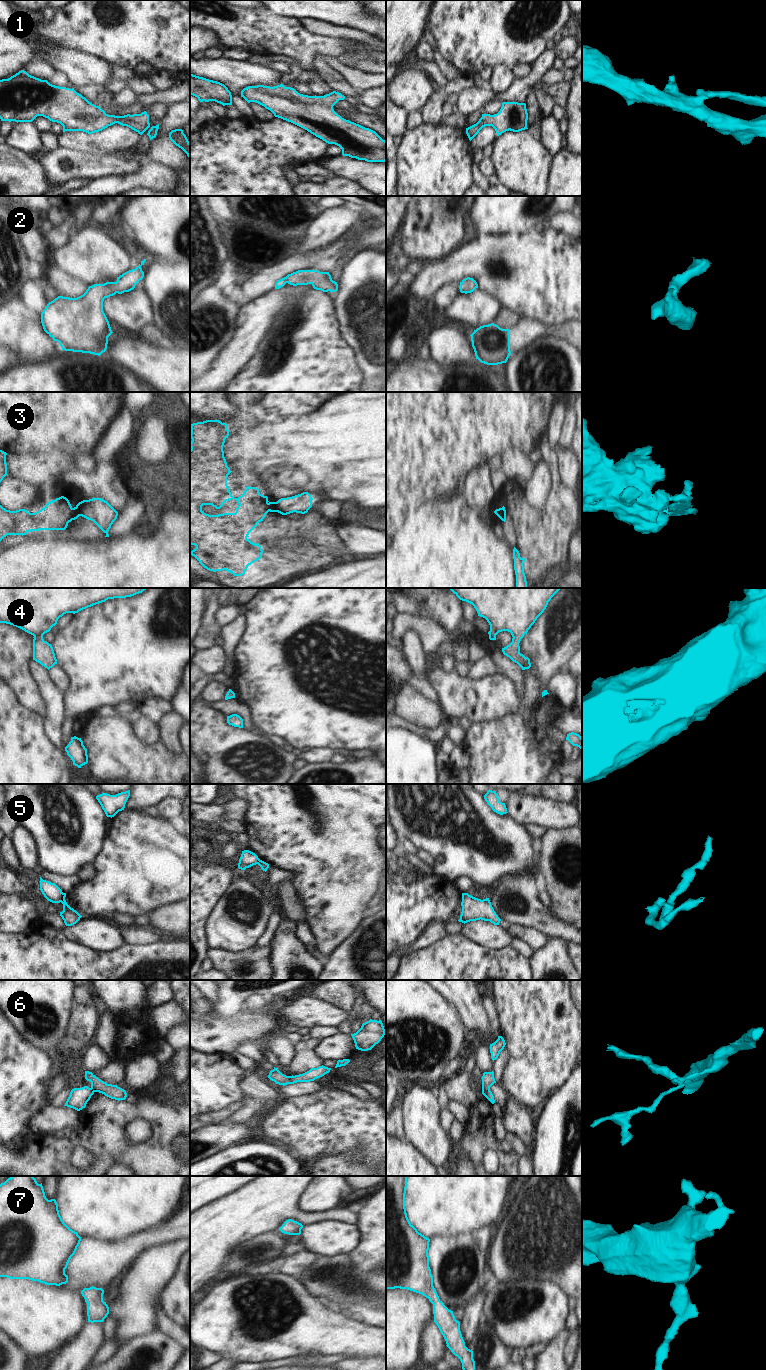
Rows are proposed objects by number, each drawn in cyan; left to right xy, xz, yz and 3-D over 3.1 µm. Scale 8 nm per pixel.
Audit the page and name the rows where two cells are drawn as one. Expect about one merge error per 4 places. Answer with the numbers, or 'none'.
3, 5, 6

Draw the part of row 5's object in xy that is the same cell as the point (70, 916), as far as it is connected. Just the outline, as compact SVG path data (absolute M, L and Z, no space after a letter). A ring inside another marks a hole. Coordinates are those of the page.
M64 893L63 899L61 900L63 911L60 912L60 916L64 920L66 926L72 926L76 924L82 916L67 904L65 897L66 893Z

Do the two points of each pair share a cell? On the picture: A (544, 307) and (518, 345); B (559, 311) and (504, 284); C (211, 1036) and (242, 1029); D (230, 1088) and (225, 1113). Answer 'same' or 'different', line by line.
A: different
B: same
C: same
D: different

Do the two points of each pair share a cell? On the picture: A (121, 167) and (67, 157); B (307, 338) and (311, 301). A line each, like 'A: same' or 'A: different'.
A: same
B: same

